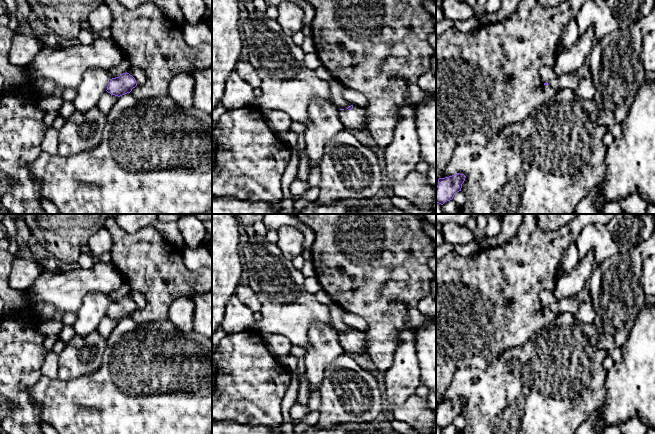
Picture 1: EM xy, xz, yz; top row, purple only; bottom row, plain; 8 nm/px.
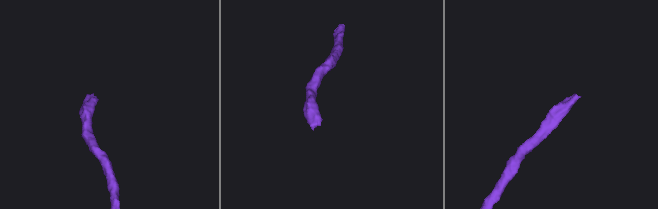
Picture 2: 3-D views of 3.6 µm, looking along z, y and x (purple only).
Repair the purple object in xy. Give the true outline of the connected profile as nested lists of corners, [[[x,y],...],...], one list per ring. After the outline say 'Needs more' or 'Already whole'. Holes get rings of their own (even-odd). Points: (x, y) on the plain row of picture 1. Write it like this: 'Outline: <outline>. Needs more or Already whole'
Outline: [[[126,296],[119,301],[112,302],[106,315],[112,319],[120,321],[124,318],[130,317],[136,310],[137,307],[135,302]]]. Already whole

